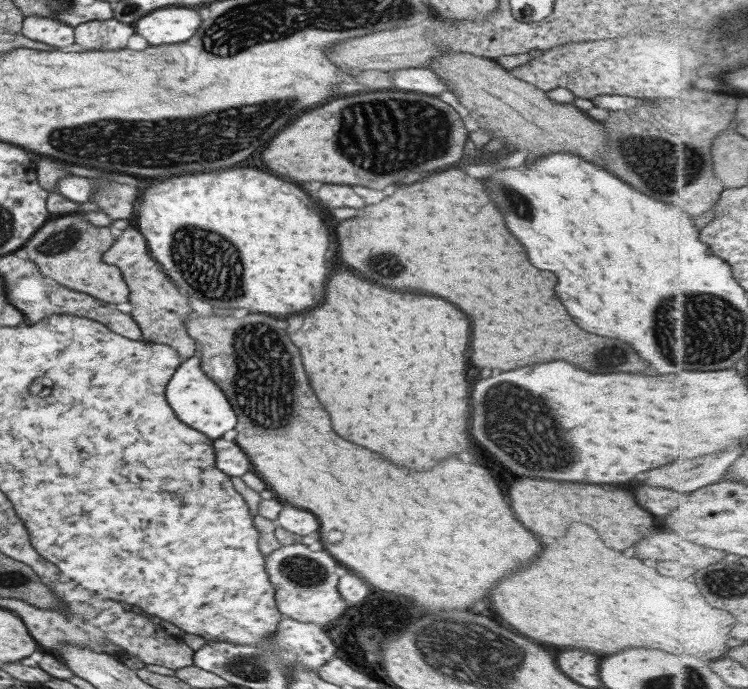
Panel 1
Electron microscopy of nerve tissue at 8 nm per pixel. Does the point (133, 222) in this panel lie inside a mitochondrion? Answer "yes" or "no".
no

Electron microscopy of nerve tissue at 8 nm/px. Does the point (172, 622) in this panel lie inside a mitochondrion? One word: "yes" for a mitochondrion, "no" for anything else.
no

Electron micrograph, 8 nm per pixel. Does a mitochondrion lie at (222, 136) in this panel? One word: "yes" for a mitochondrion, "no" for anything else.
yes

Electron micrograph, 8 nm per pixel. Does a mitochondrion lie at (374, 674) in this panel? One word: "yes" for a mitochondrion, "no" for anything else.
no

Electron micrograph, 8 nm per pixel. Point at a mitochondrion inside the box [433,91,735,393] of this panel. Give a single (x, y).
(686, 163)

